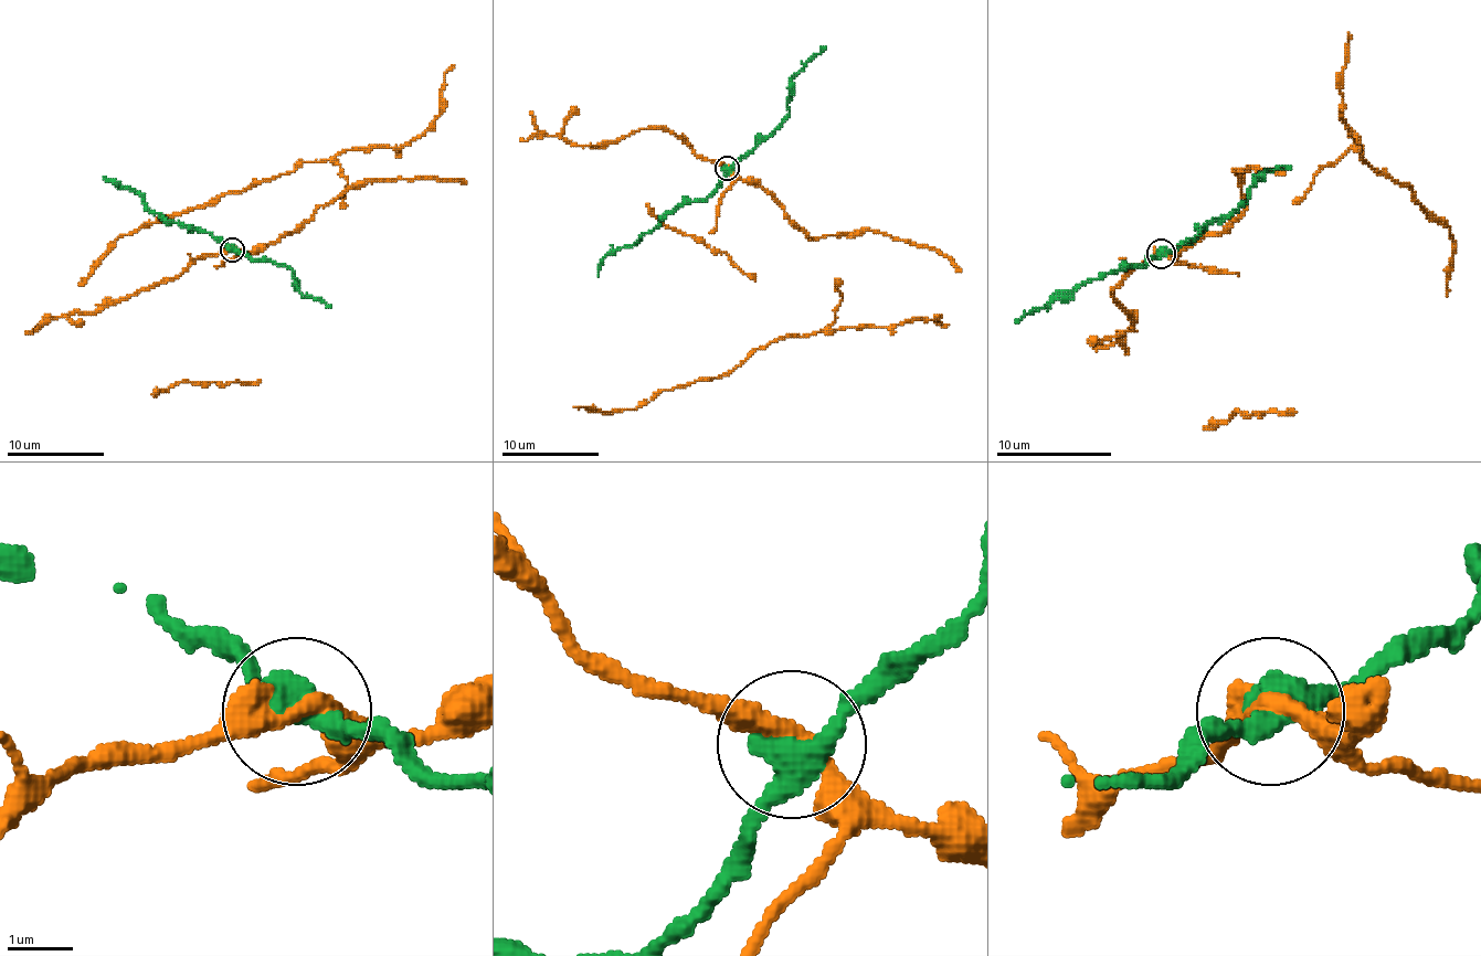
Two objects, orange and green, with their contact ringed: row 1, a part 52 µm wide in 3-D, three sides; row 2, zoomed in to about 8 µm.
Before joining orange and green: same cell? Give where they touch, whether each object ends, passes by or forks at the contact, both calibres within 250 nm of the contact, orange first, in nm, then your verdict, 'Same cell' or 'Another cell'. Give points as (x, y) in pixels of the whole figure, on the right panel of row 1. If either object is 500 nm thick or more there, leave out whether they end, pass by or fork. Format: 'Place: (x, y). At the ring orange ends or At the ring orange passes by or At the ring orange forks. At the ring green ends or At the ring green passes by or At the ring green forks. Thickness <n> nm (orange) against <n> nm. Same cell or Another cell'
Place: (1161, 253). At the ring orange passes by. At the ring green passes by. Thickness 320 nm (orange) against 480 nm. Another cell

